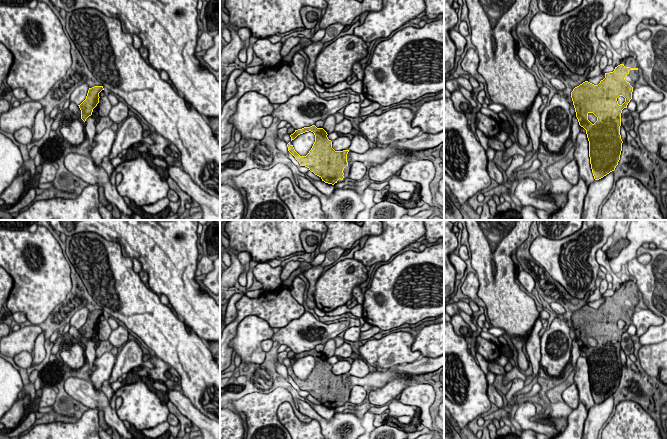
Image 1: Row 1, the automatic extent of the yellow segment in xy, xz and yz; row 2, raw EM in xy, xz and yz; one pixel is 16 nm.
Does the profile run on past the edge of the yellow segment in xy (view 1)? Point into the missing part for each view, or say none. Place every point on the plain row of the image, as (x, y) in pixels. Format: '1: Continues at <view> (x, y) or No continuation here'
1: No continuation here

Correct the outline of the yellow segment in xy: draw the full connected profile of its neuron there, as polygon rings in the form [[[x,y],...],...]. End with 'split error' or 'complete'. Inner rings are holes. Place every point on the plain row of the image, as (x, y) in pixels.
[[[103,310],[89,312],[86,323],[78,329],[81,334],[81,343],[85,346],[92,339],[93,333],[99,327],[99,317],[104,314]]]; complete

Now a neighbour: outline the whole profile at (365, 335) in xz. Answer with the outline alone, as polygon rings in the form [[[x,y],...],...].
[[[373,327],[363,332],[361,331],[359,341],[368,340],[369,338],[373,337],[375,334],[379,333],[380,331],[381,329],[378,327]]]

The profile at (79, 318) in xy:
[[[83,307],[76,311],[74,315],[70,318],[70,326],[80,329],[86,323],[88,314],[89,310],[86,307]]]

